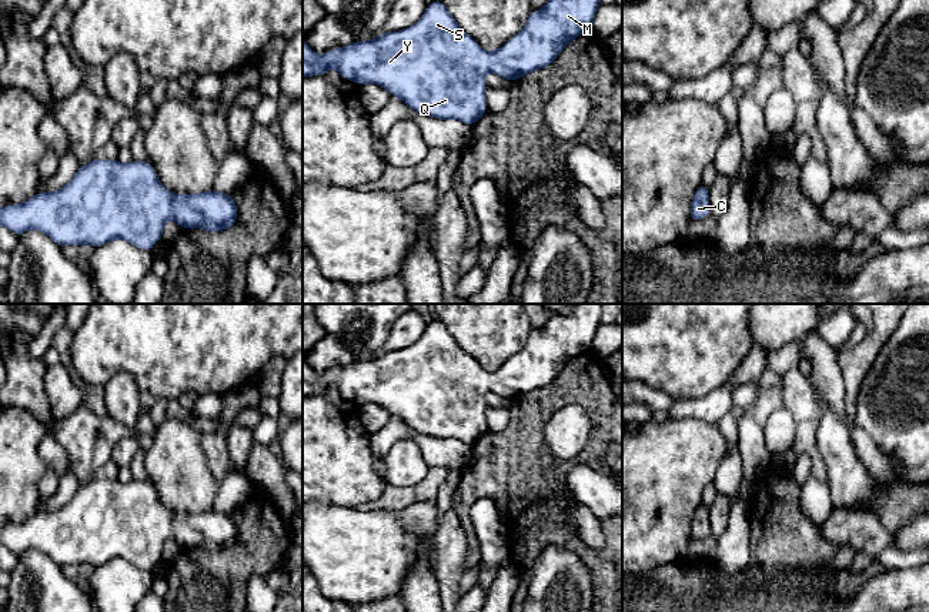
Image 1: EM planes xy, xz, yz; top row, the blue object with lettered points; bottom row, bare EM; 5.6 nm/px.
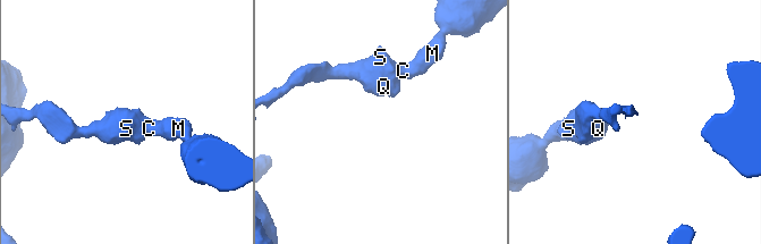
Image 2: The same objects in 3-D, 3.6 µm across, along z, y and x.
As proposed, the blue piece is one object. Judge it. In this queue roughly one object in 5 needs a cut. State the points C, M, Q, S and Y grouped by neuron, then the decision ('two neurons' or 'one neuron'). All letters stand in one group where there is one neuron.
C M Q S Y | one neuron

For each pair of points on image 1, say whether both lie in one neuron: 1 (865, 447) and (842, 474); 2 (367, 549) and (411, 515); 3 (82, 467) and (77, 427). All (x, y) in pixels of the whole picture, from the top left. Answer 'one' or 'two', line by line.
1: two
2: two
3: one

